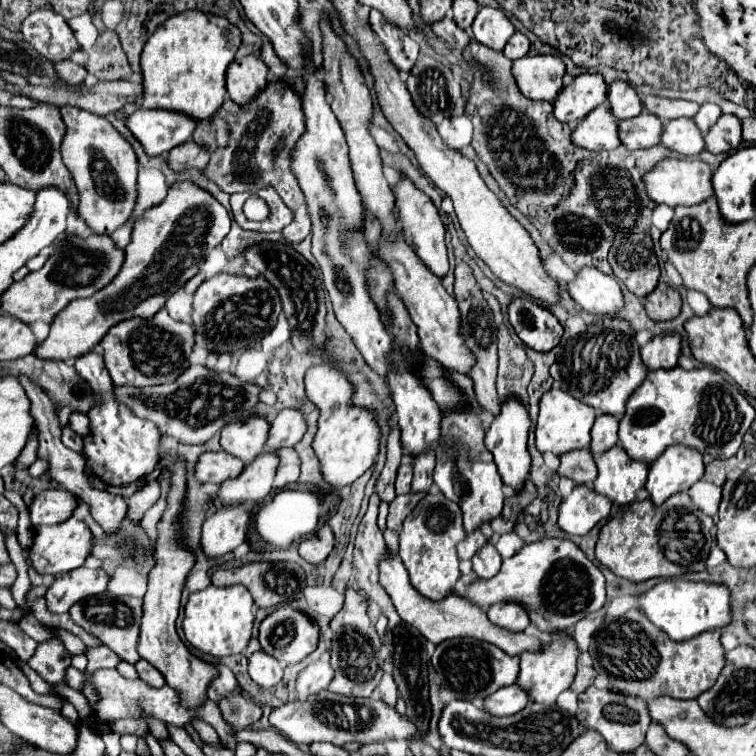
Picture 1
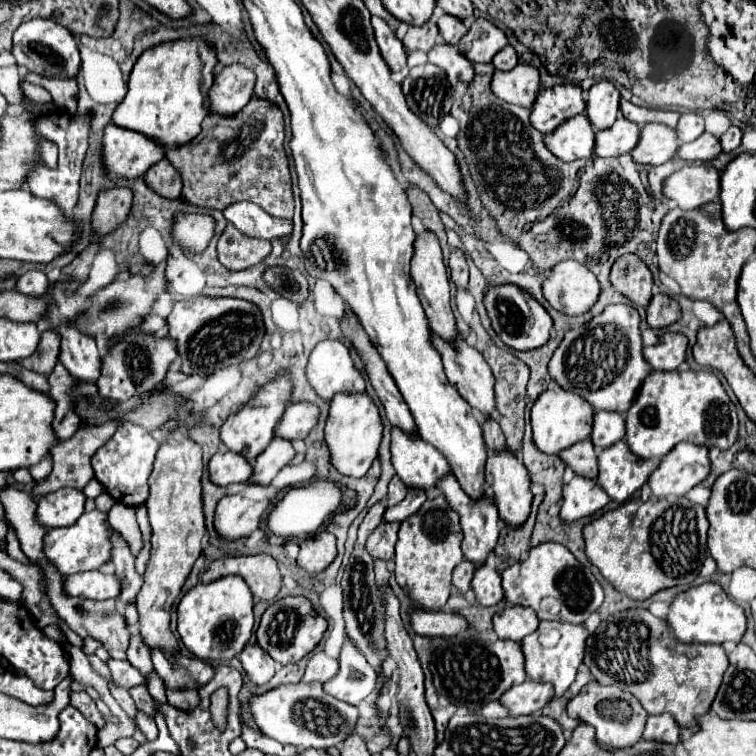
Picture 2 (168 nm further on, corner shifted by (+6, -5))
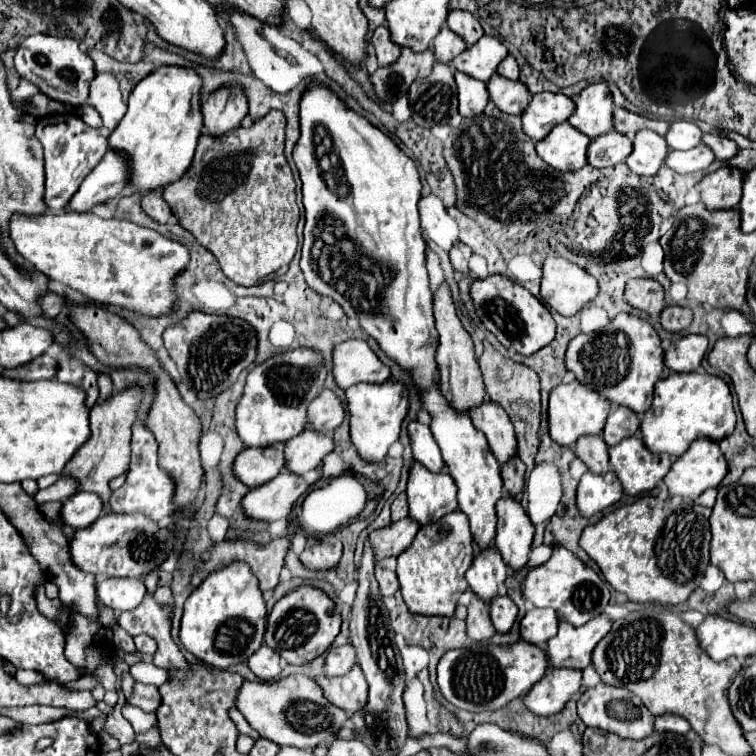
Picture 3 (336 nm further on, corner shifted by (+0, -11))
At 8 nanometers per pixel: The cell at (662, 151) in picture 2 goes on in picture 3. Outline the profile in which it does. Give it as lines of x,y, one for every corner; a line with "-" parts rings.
638,131
634,137
634,151
626,159
628,167
644,177
652,177
668,157
668,143
656,131

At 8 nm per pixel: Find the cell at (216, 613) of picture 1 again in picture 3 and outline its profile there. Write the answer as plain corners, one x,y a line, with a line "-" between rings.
232,563
224,571
216,571
204,579
200,587
184,603
184,615
180,625
180,641
186,651
190,651
200,661
228,669
236,663
246,663
248,657
260,647
264,637
266,605
262,591
258,589
256,577
242,567
242,563

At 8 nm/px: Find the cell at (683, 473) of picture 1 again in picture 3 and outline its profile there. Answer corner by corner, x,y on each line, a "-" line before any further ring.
698,439
674,461
672,469
664,477
664,485
668,487
670,497
680,495
686,499
696,499
706,489
718,487
726,473
728,465
718,443

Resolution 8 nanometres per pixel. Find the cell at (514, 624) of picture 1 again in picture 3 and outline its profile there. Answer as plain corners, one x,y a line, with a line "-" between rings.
530,609
520,621
520,637
532,645
544,645
558,631
558,615
552,609

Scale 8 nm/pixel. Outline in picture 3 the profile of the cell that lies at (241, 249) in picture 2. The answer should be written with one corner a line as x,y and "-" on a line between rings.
272,109
262,119
256,119
252,127
238,127
222,137
204,133
198,139
192,167
176,183
164,187
164,199
180,225
184,225
184,229
188,229
200,241
200,245
214,253
224,275
236,285
250,287
268,277
284,275
298,247
296,225
300,211
296,205
294,177
284,157
284,129
284,113

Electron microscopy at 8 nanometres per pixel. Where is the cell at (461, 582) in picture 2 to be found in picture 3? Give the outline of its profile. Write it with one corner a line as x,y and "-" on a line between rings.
472,593
472,601
468,605
466,623
468,623
468,635
474,641
486,641
488,637
494,635
494,627
492,627
490,615
488,615
488,607
474,593

